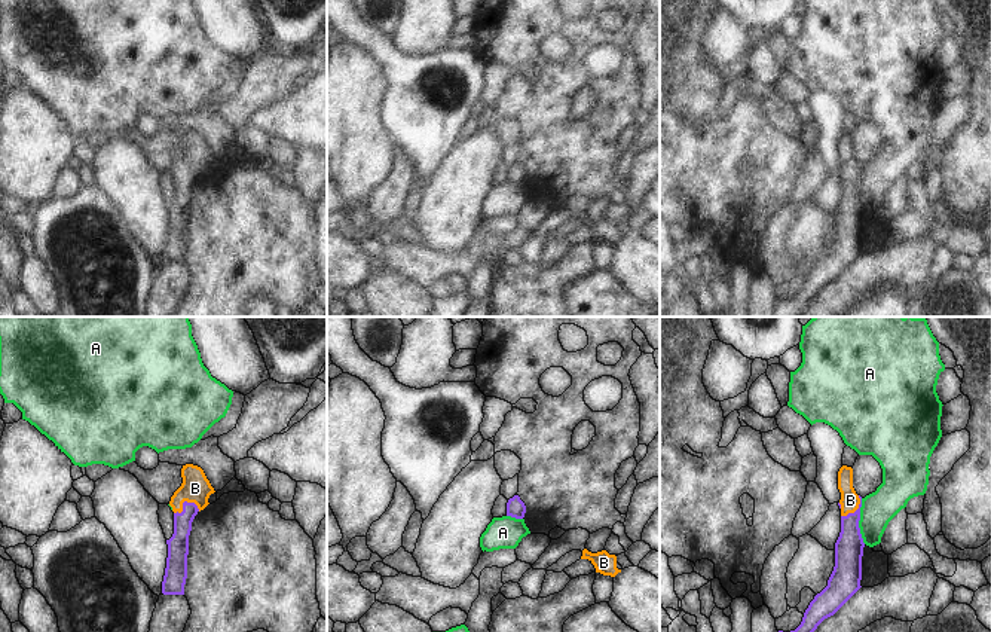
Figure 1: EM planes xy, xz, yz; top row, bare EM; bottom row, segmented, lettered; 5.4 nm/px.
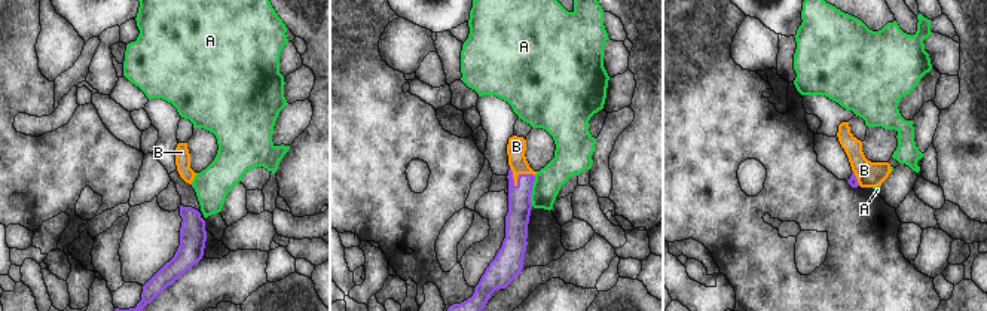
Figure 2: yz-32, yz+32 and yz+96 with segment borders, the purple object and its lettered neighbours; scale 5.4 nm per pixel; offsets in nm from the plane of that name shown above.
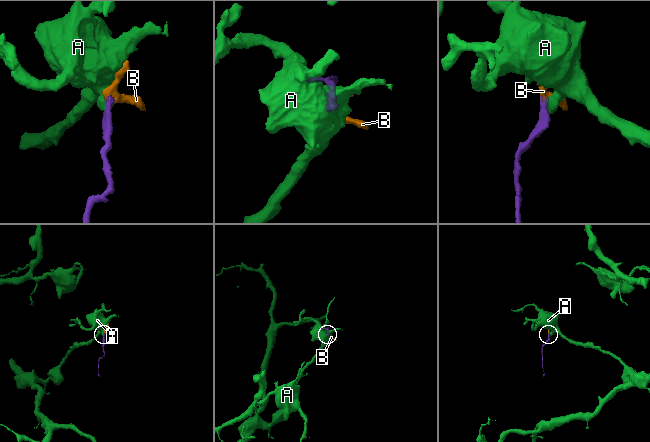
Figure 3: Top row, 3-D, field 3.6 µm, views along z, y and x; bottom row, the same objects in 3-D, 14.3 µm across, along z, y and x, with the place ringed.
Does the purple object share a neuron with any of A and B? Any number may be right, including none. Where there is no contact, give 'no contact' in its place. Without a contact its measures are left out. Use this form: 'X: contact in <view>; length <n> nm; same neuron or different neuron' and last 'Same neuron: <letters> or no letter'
A: contact in yz; length 240 nm; different neuron
B: contact in xy; length 150 nm; same neuron
Same neuron: B

